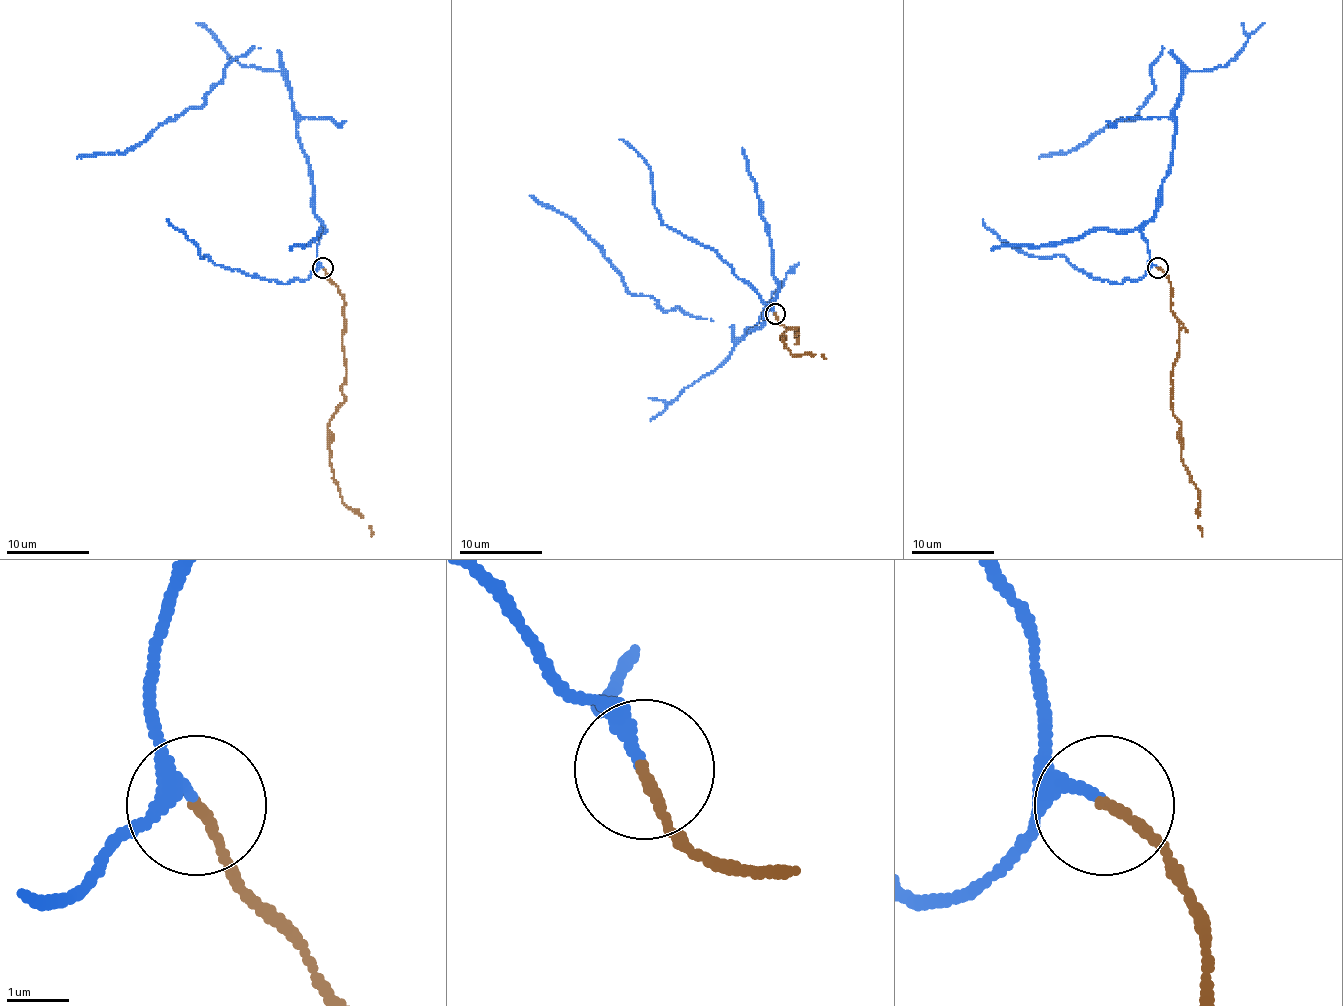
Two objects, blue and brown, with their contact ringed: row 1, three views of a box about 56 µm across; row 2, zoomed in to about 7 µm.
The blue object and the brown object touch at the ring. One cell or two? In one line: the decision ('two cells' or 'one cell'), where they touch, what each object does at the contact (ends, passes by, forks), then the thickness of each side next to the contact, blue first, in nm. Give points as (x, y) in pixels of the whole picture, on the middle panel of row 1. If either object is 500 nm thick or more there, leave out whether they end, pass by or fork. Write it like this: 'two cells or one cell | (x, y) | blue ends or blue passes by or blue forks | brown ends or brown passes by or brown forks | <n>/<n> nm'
one cell | (775, 314) | blue ends | brown ends | 200/160 nm

